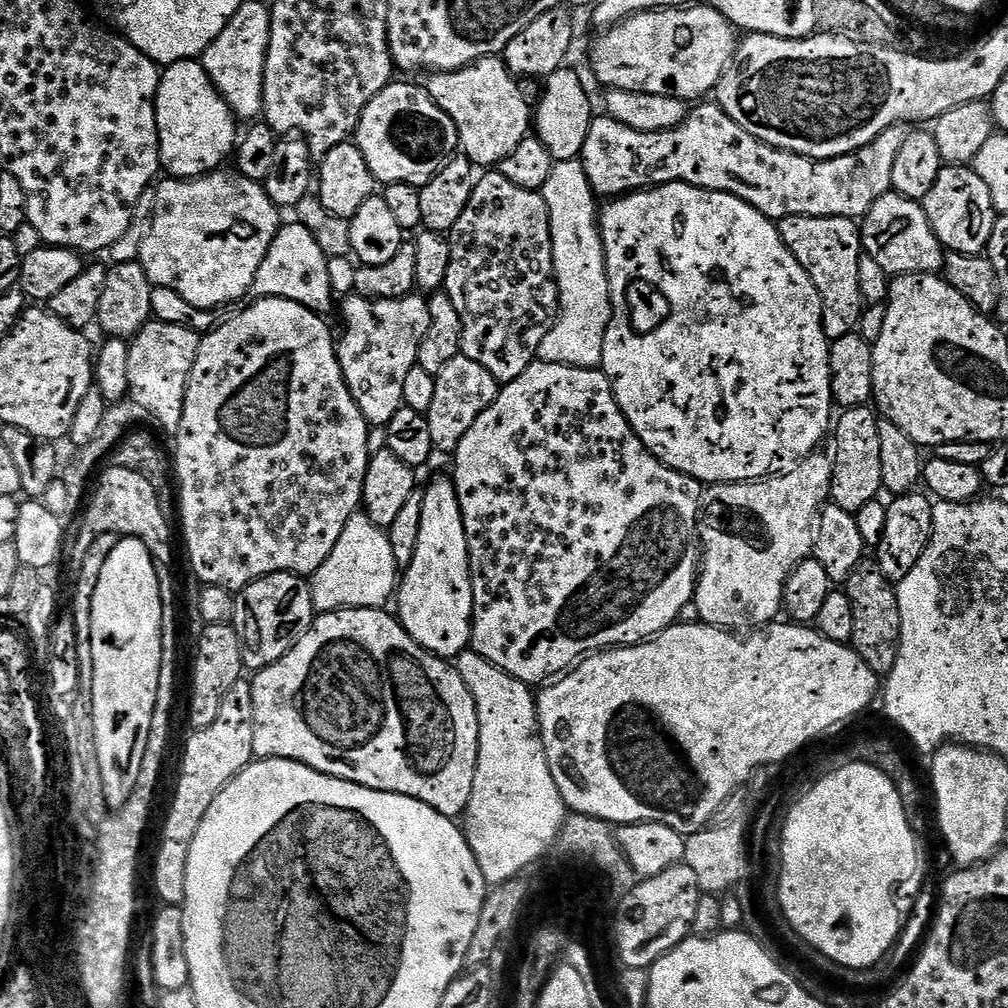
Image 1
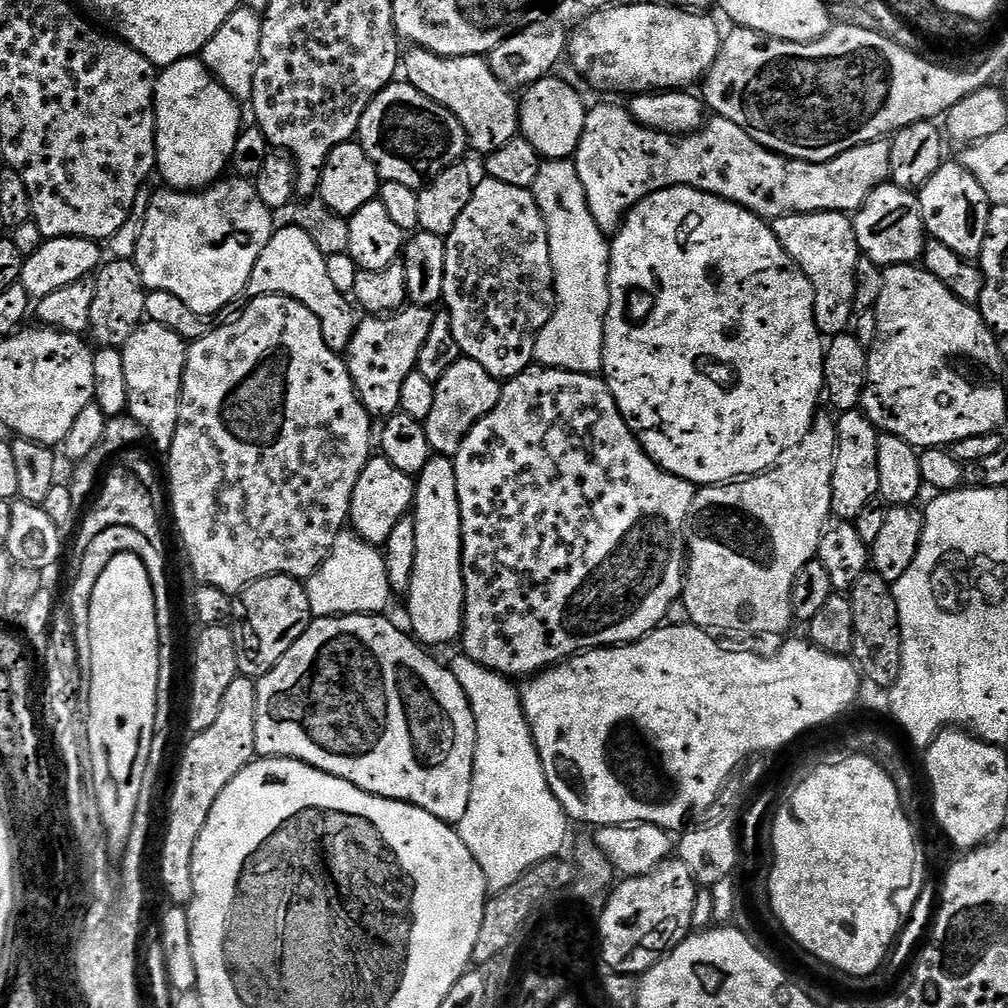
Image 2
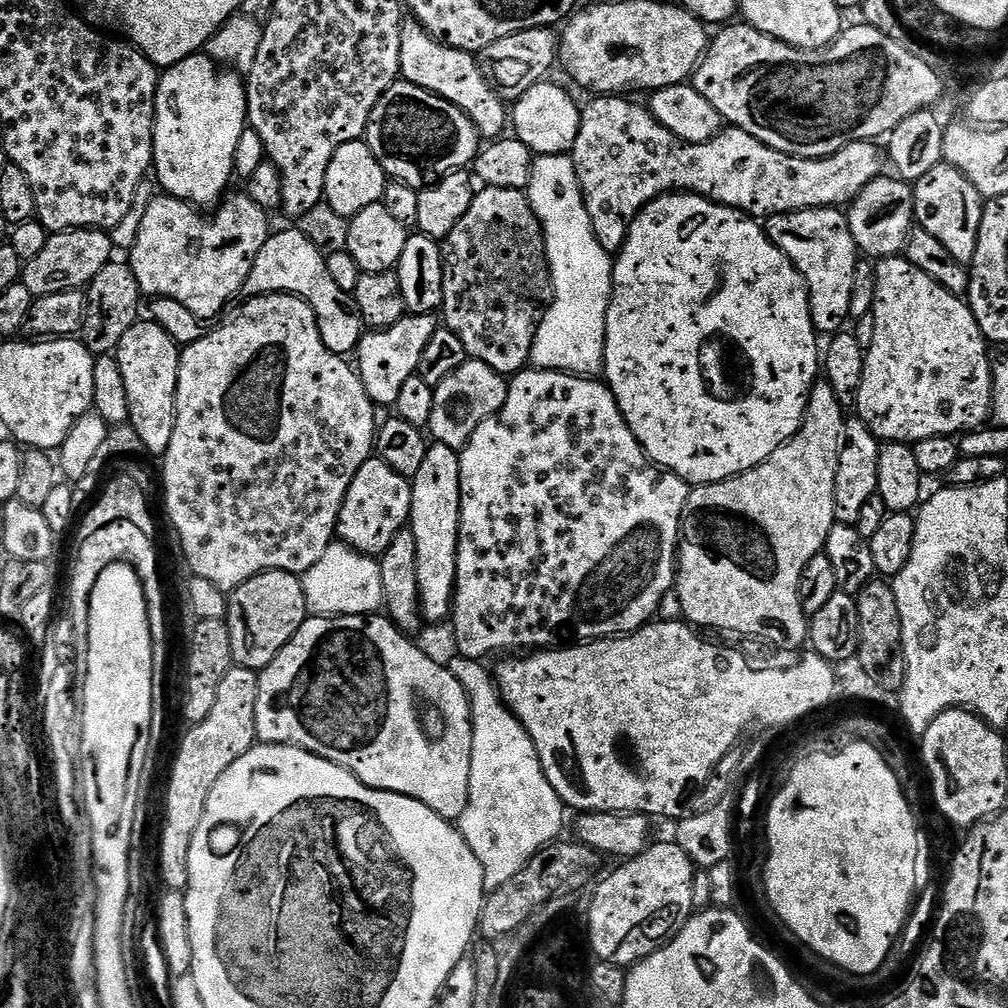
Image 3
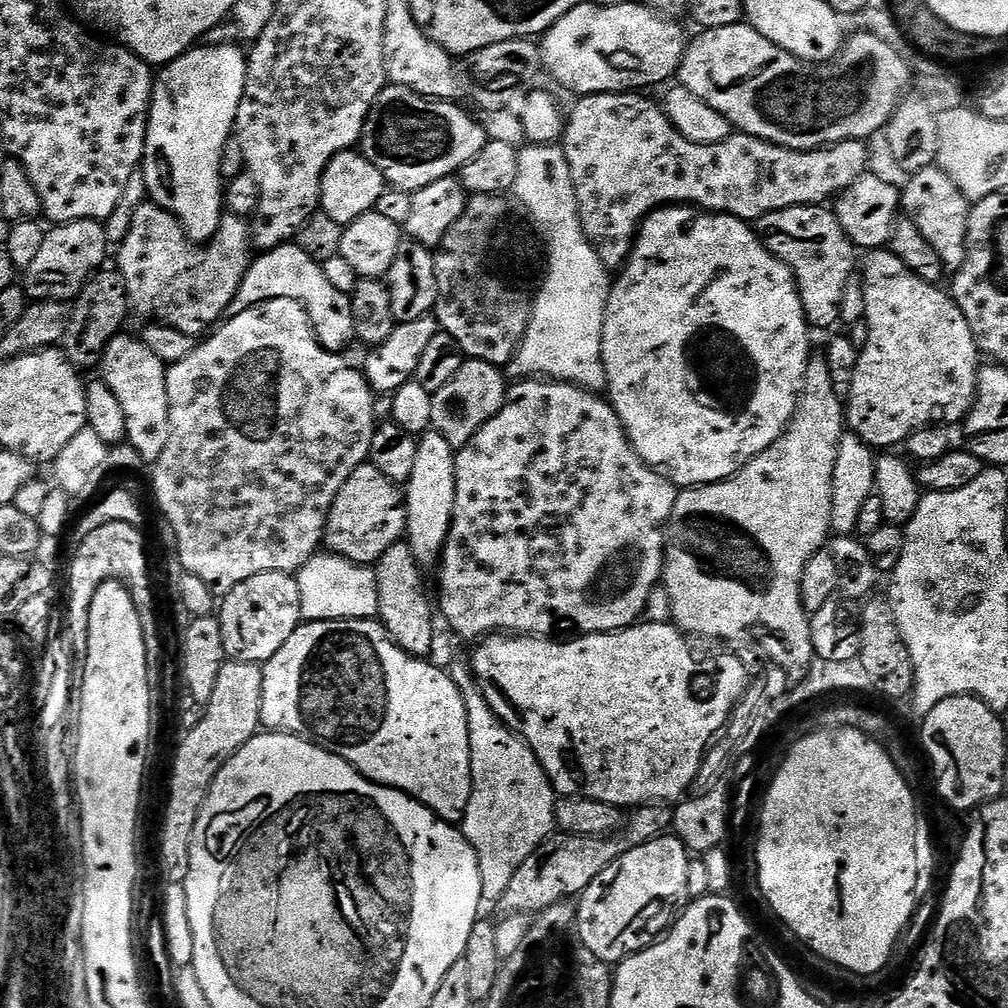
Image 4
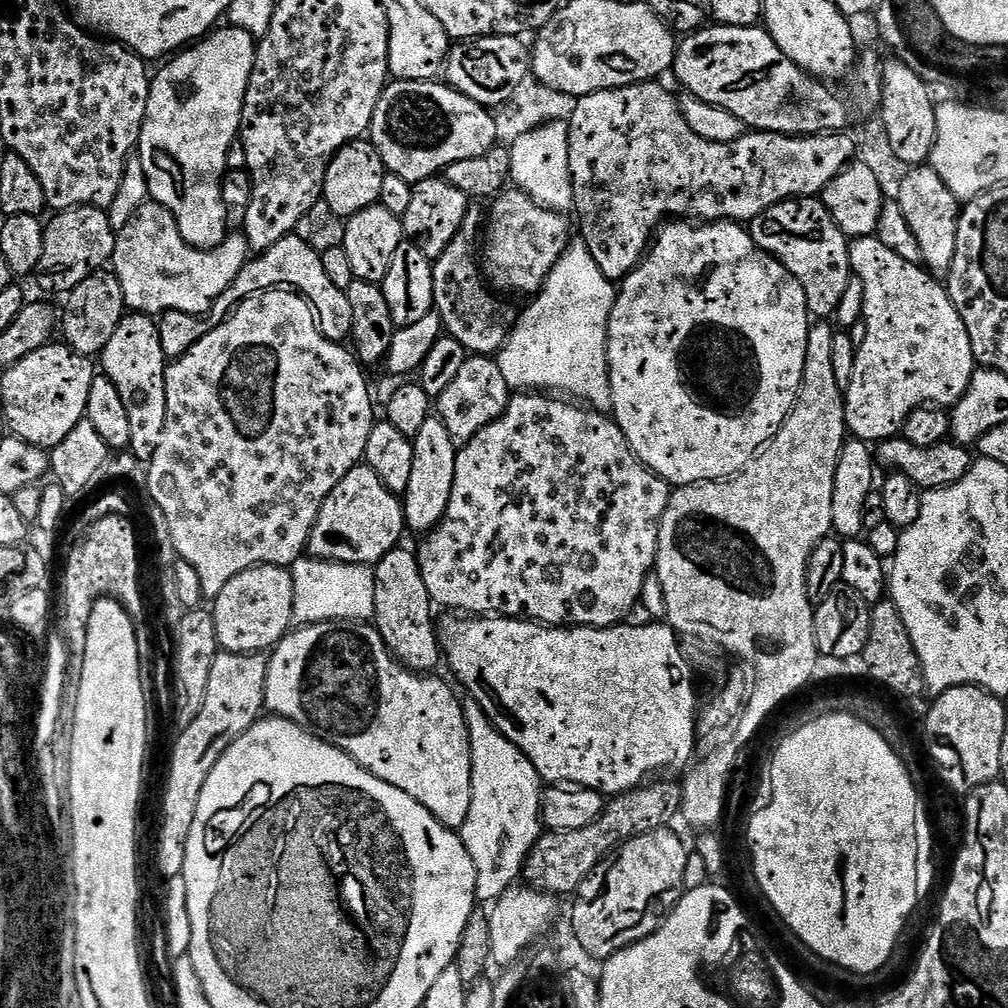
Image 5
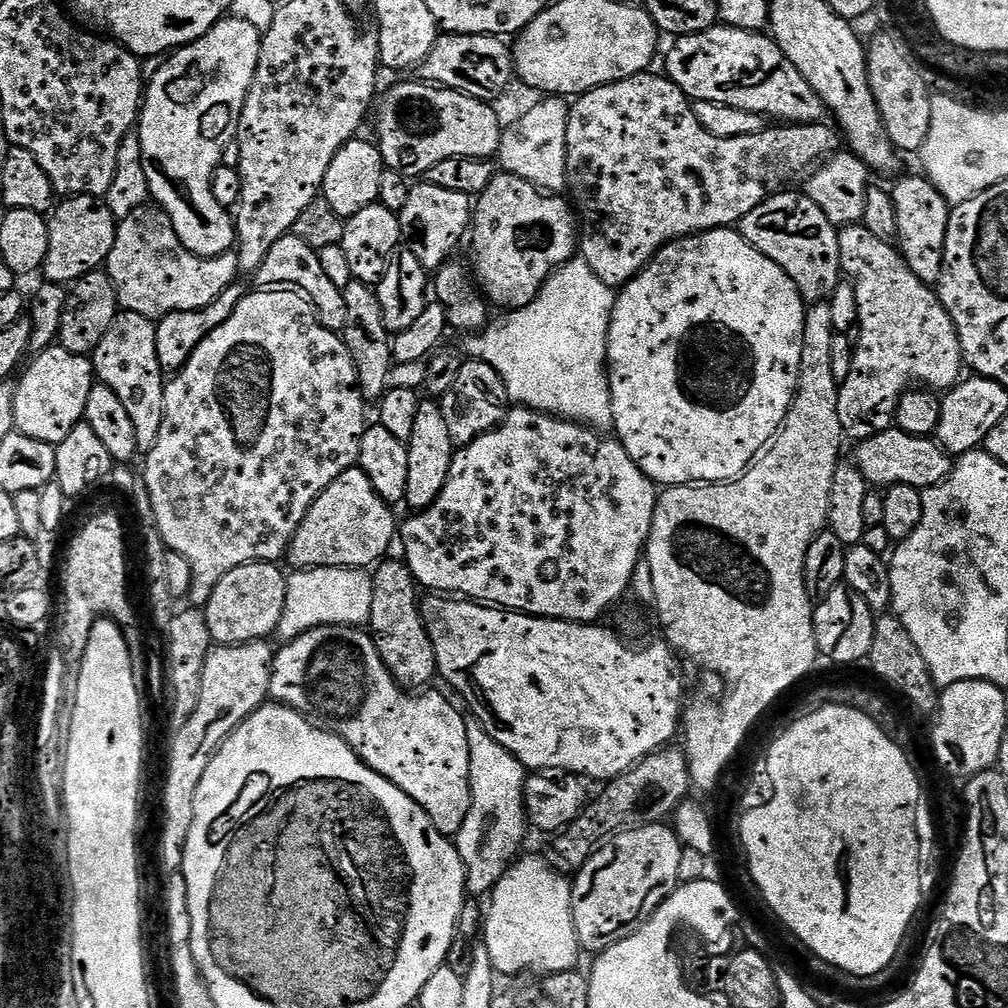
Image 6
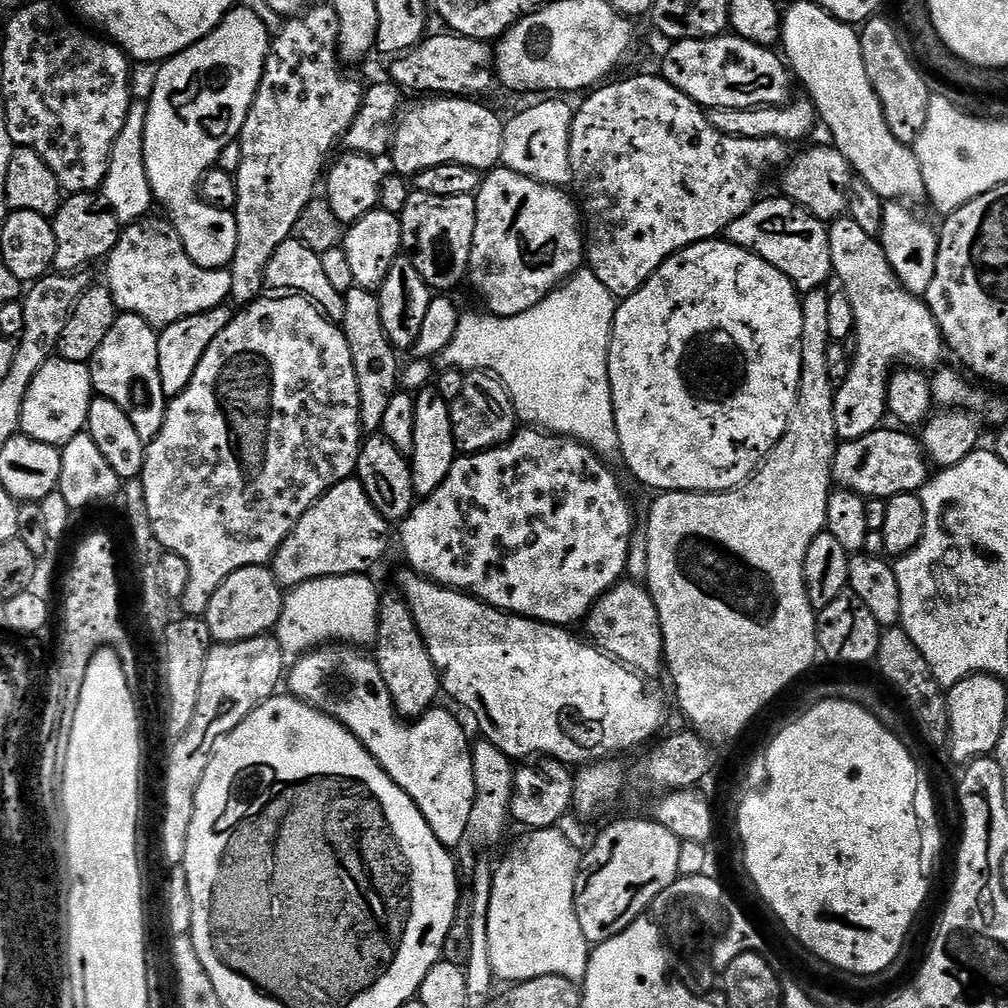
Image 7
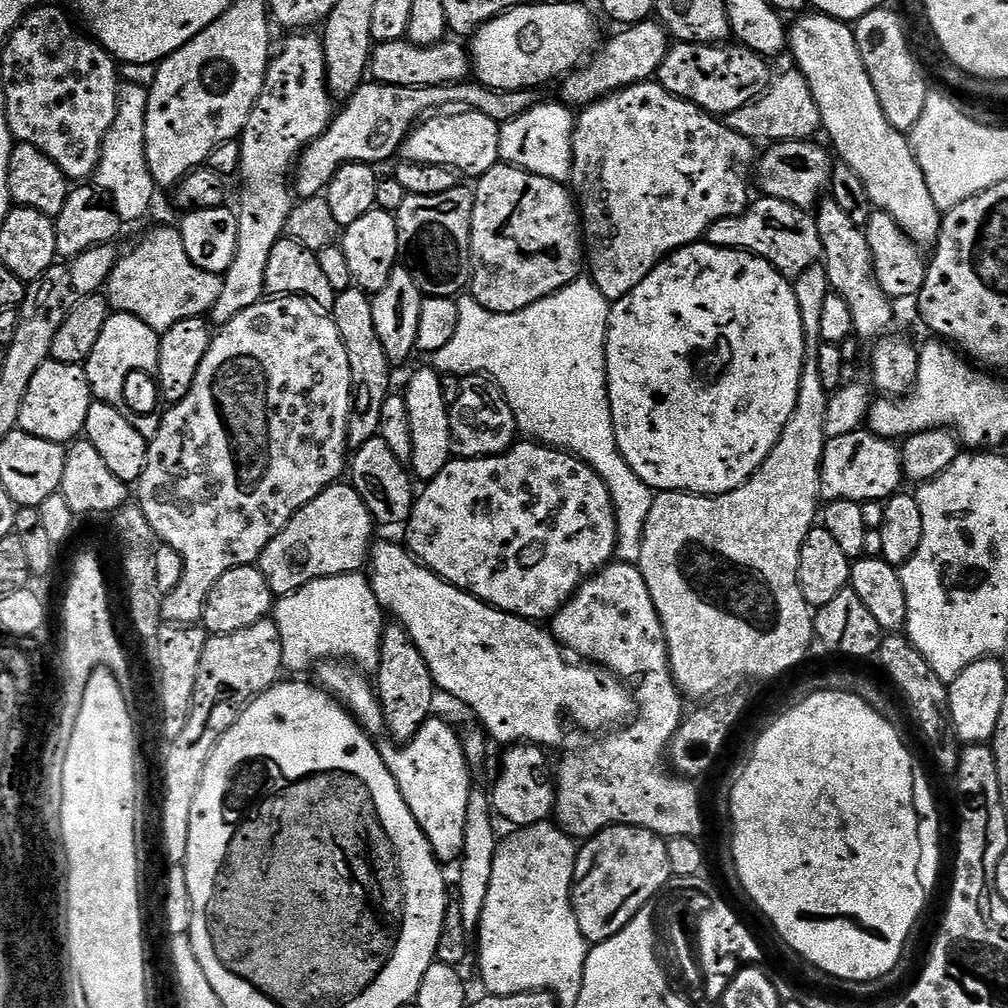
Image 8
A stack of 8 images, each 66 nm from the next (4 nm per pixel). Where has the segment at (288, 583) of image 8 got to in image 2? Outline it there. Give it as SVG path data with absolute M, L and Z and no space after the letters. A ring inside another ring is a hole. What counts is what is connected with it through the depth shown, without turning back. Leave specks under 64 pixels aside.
M373 455L362 470L358 486L354 486L354 494L350 498L348 518L351 531L360 533L370 544L382 546L390 538L394 526L398 526L398 522L409 515L415 498L415 479L402 474L402 470L398 470L398 466L391 464L384 455Z

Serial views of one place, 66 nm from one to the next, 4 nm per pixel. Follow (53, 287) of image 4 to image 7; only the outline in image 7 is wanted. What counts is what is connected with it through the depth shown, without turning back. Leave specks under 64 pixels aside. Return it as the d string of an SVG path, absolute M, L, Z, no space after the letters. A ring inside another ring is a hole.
M96 192L69 195L60 205L51 223L57 238L57 252L54 254L53 265L55 271L65 274L77 273L94 260L103 261L118 242L122 231L120 219Z

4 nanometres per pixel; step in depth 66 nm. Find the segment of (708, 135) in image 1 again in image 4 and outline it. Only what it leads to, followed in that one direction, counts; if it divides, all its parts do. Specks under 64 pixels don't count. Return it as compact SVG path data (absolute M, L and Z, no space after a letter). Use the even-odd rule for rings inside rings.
M636 90L581 96L563 125L562 147L574 182L582 230L609 270L619 269L628 259L633 237L644 219L657 208L665 205L695 206L708 214L727 214L755 222L774 210L795 204L823 205L827 196L839 195L869 167L868 147L861 140L847 140L826 148L815 148L812 152L795 152L793 148L783 148L743 134L733 134L714 146L695 144L684 138L668 121L657 101L655 104L644 96L647 95Z

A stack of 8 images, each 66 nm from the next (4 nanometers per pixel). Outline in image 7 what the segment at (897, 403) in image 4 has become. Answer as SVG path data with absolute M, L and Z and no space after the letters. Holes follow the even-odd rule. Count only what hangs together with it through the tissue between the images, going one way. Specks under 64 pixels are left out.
M847 214L832 220L827 225L827 230L830 238L832 271L835 279L840 279L839 287L846 294L846 298L850 298L850 306L854 306L854 322L856 323L854 333L856 352L854 348L850 356L848 373L844 380L839 381L834 398L836 435L841 441L845 441L870 434L885 423L888 412L888 377L892 375L897 365L901 362L907 362L912 366L936 363L939 365L940 355L946 352L946 341L940 333L934 314L930 314L928 305L917 293L908 292L903 282L896 277L886 258L884 247L880 245L877 237L866 234L866 230L862 230L862 226L858 226L858 222L854 222Z

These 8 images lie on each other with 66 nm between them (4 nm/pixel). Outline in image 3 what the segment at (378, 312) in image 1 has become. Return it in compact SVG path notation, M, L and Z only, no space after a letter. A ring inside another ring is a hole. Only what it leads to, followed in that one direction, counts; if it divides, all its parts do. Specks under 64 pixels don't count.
M431 312L417 316L406 314L394 326L379 330L365 331L360 337L360 345L354 353L354 364L360 374L360 381L366 394L377 406L395 406L398 393L402 390L402 382L416 375L422 362L422 350L426 350L426 342L434 338L438 320Z

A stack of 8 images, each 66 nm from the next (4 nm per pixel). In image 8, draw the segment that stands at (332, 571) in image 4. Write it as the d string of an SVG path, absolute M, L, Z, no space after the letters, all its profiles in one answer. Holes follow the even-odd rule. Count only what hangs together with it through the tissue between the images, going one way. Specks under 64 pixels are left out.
M360 572L312 580L274 604L274 619L282 638L282 662L287 671L300 674L314 662L343 658L364 670L380 667L380 639L386 623L385 613L372 589L372 581Z

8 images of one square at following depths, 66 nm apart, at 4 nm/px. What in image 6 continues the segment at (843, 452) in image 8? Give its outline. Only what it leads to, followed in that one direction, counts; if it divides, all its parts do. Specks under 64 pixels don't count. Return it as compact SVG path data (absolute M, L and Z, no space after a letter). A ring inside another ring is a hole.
M895 426L859 441L855 445L854 463L860 473L868 479L869 485L880 490L887 490L895 484L914 486L921 490L932 488L942 483L954 467L954 457L935 439L927 436L911 436ZM877 484L877 485L876 485Z

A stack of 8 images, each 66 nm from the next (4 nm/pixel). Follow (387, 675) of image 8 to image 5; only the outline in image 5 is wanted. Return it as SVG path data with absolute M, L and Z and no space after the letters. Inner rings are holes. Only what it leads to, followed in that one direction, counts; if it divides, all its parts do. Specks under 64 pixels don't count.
M397 546L390 550L374 565L374 626L382 634L386 646L393 656L404 667L412 672L432 674L437 671L436 667L442 664L442 649L438 635L438 624L432 621L434 605L430 598L430 590L426 590L426 582L422 582L422 570L420 569L420 557L415 551L412 552L405 546Z

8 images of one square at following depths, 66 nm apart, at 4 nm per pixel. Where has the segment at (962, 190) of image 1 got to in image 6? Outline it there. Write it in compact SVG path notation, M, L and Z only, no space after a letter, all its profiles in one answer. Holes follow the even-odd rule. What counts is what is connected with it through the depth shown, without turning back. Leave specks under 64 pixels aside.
M923 174L902 177L896 185L891 185L890 191L894 214L898 216L898 251L921 282L929 286L935 285L942 270L949 202L942 198L939 190Z

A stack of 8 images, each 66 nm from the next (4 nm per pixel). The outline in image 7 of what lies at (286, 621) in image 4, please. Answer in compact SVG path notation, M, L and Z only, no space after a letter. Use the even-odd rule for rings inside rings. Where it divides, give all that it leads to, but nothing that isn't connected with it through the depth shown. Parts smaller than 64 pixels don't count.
M251 564L242 570L234 570L214 590L210 598L210 606L204 612L203 620L208 623L208 629L213 641L218 644L233 644L250 637L268 634L275 629L278 618L282 614L285 589L276 581L276 575L271 567L263 564Z

